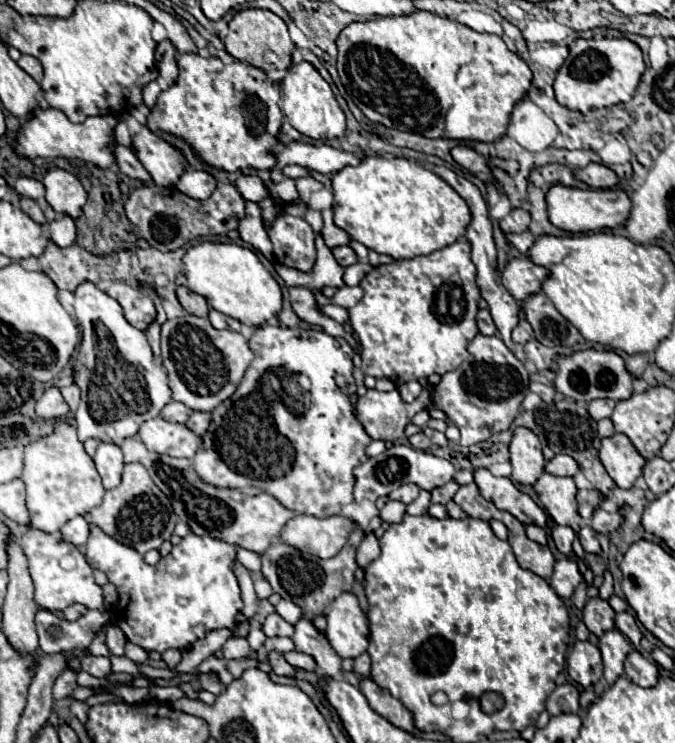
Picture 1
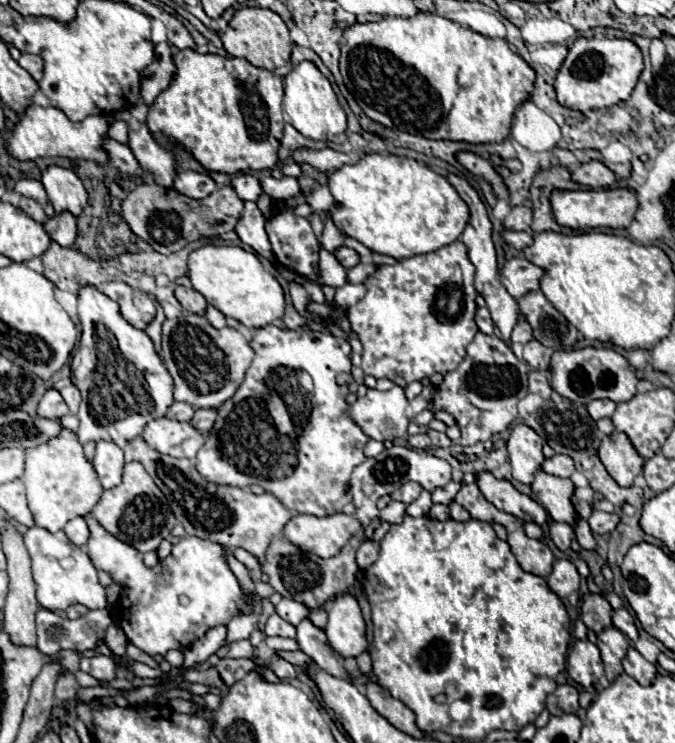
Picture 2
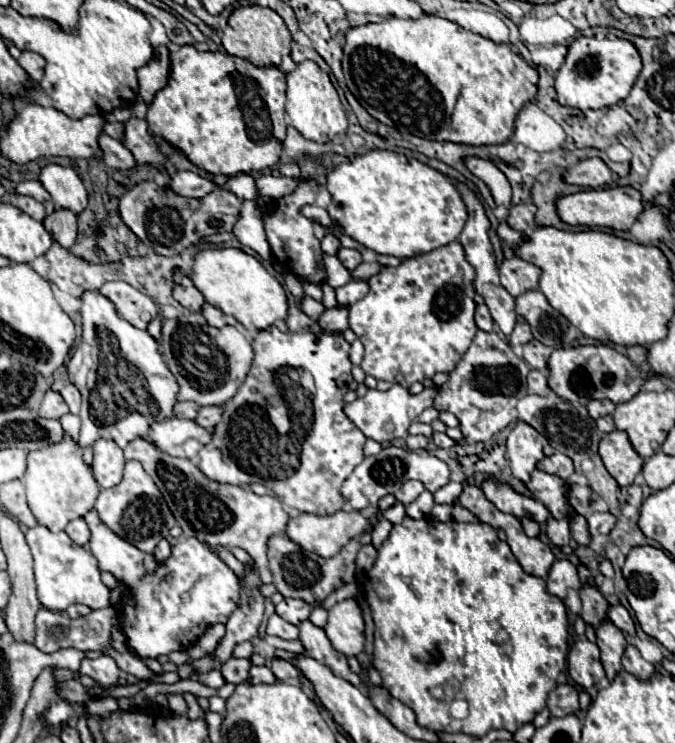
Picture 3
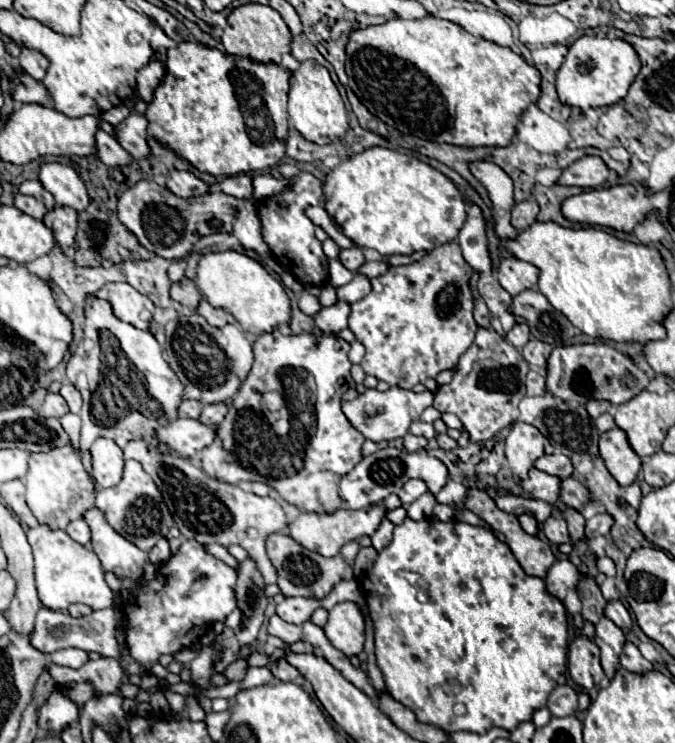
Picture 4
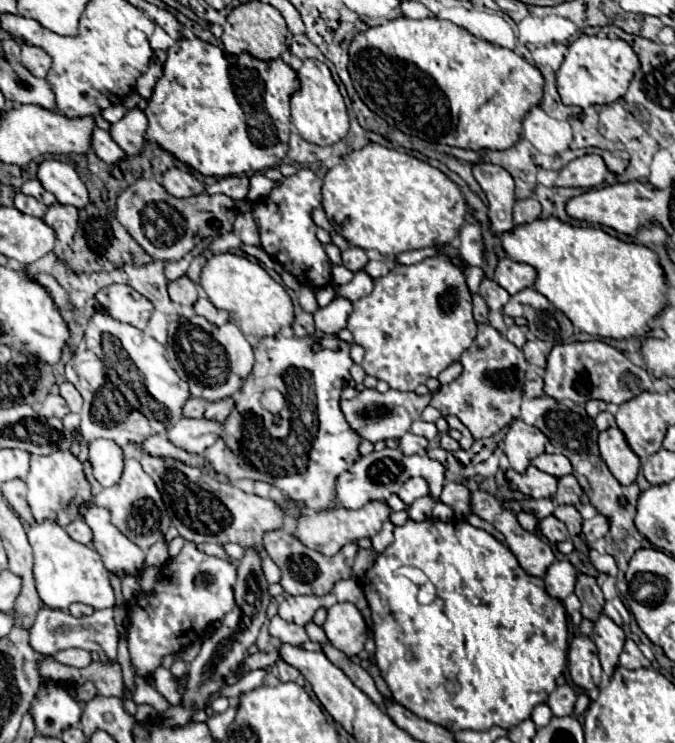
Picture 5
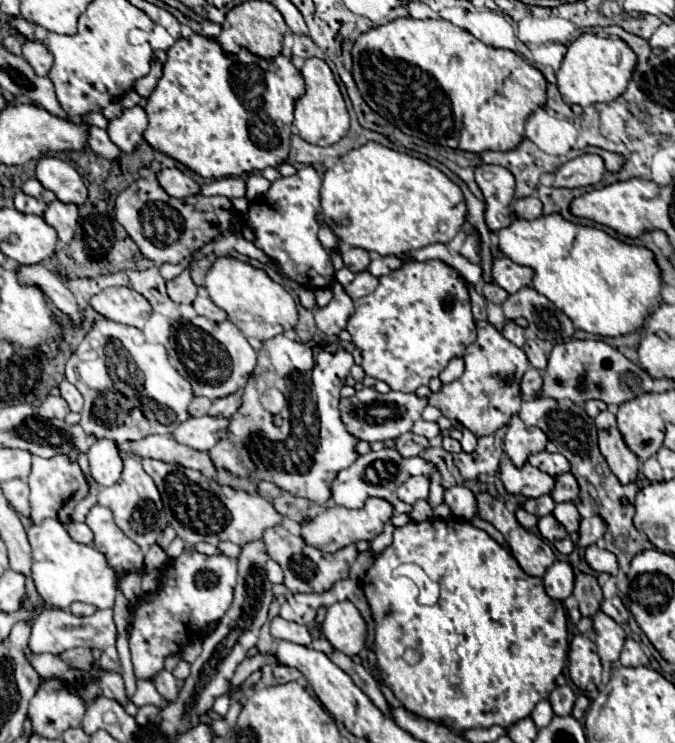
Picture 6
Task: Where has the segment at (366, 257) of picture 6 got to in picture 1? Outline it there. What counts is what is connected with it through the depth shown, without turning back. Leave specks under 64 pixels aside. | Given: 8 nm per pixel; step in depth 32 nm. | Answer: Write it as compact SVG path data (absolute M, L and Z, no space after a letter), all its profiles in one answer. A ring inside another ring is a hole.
M338 246L338 248L332 250L332 254L334 254L334 258L338 260L338 264L344 266L344 268L346 268L346 266L352 266L352 264L358 262L356 252L354 252L350 246Z

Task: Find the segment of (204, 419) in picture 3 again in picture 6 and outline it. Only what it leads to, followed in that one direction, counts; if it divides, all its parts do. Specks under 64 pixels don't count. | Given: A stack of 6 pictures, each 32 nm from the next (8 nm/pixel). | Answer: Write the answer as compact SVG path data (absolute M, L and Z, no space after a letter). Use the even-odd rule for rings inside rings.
M240 392L216 400L208 414L212 414L212 416L226 416L228 418L228 416L232 416L232 412L236 412L236 408L240 408Z

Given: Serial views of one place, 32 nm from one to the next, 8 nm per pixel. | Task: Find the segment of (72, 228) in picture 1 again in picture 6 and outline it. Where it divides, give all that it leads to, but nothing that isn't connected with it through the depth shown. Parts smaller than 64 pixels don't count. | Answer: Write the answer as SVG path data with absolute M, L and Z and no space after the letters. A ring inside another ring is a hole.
M52 200L44 212L44 220L56 228L58 238L62 242L70 242L78 224L78 206L76 204L64 204L60 200Z

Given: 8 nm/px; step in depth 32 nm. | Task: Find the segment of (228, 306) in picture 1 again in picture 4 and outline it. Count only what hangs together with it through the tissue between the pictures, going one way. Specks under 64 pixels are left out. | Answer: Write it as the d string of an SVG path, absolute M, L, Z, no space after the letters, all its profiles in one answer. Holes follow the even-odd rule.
M226 250L226 252L212 252L202 256L198 264L196 284L204 292L206 300L214 308L222 308L230 312L244 332L256 336L264 332L274 332L278 330L280 324L288 324L292 318L290 298L284 286L276 282L254 258L248 258L246 254Z

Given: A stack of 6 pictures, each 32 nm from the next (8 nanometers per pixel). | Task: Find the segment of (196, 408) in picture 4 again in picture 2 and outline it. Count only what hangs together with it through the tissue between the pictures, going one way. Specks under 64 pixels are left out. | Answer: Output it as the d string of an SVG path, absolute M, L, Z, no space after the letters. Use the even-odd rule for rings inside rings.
M174 402L166 414L168 418L174 418L174 420L192 420L194 416L194 408L192 404L184 404L184 402Z

